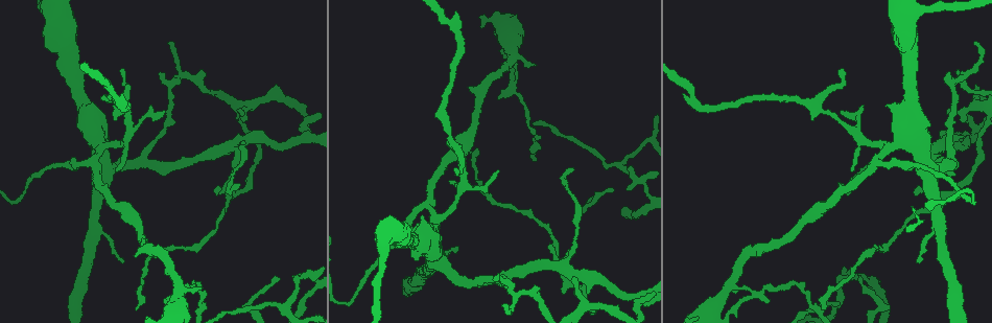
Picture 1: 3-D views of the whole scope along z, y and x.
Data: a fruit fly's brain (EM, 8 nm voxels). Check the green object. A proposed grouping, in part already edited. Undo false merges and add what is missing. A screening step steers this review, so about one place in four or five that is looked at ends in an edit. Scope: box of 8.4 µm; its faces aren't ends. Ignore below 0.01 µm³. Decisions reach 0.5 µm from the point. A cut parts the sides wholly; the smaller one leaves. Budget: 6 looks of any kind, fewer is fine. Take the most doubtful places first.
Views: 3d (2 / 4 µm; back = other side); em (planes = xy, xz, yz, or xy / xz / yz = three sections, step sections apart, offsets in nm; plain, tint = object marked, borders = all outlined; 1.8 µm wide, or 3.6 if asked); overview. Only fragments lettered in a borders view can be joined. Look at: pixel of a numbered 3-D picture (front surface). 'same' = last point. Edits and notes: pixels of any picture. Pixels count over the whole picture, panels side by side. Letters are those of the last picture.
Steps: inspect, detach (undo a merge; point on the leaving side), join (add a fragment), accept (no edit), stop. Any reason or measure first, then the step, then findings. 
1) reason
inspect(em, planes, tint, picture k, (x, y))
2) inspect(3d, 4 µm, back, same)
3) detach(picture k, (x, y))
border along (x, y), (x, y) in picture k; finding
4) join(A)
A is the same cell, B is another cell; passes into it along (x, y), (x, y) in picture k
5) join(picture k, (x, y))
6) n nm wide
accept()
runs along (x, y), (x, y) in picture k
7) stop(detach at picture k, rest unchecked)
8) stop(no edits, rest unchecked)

a fork
inspect(3d, 2 µm, picture 1, (516, 294))

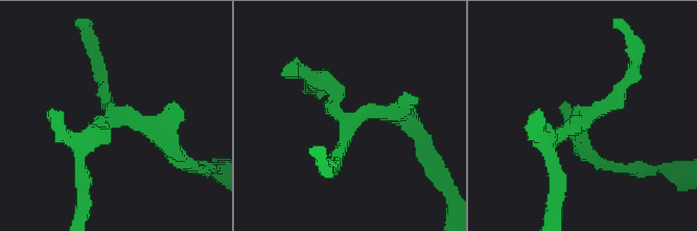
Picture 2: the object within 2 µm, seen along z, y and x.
now the EM
inspect(em, planes, borders, picture 2, (344, 115))

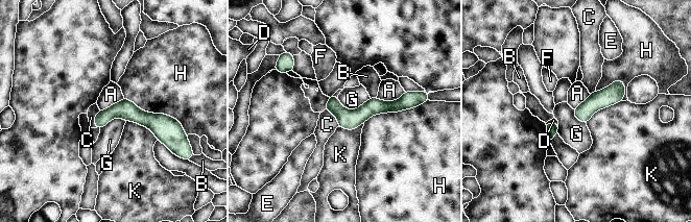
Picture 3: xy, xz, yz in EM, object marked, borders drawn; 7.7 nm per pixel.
140 nm wide
accept()
A, B, C, D, E, F, G, H and K are other cells; one neuron here

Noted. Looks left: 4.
sharp bend
inspect(em, planes, tint, picture 1, (124, 107))

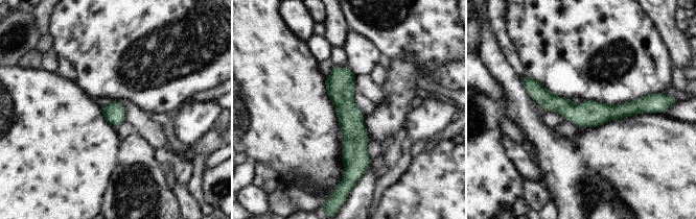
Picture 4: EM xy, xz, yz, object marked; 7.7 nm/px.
what lies round it
inspect(em, planes, borders, same)

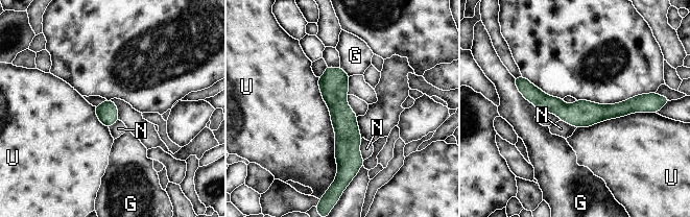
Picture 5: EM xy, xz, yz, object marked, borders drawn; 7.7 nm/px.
160 nm wide
accept()
G, N and U are other cells; runs along (519, 85), (564, 112), (639, 103) in picture 5; continuous, no second neuron

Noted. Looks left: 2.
thin end
inspect(em, planes, borders, picture 1, (498, 99))

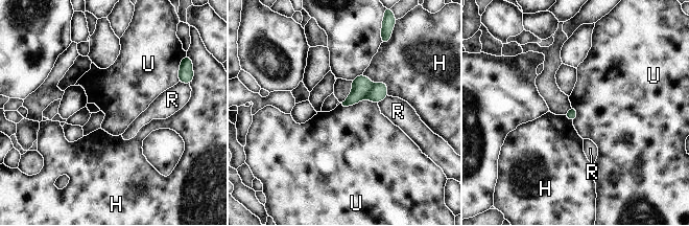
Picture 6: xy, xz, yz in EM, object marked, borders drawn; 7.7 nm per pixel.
detach(picture 6, (361, 85))
H, R and U are other cells; border along (373, 85), (364, 97) in picture 6; two neurons meet here

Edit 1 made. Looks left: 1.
stop(detach at picture 6, rest unchecked)

